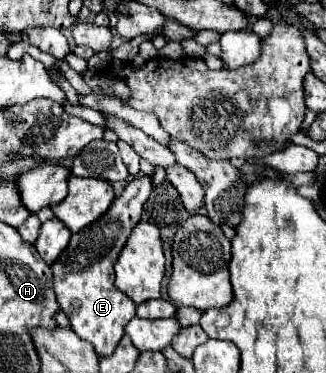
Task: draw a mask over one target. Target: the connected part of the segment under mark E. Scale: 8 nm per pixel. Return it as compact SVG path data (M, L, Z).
M150 176L130 180L106 214L102 214L84 230L72 234L68 248L58 258L58 264L52 264L54 292L62 312L70 318L72 330L82 340L94 344L94 350L100 356L110 356L116 350L120 338L124 336L124 326L128 326L128 322L136 316L136 304L132 302L132 298L116 290L114 264L120 250L126 246L132 228L140 222L142 208L150 192Z

